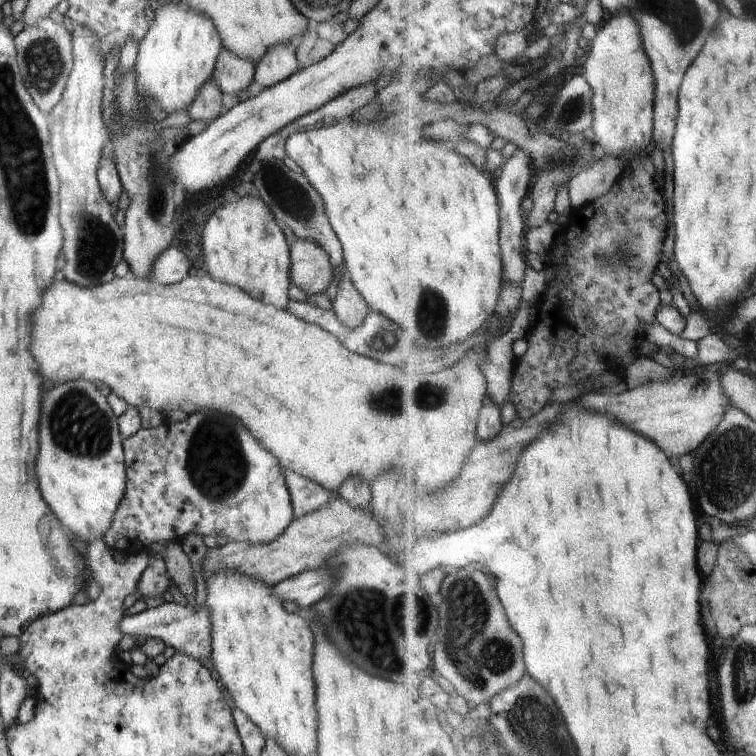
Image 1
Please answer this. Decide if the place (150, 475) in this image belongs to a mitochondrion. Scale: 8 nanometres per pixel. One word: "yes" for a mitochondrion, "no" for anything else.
no

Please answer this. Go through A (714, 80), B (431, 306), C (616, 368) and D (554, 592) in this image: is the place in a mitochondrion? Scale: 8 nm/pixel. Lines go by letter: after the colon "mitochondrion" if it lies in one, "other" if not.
A: other
B: mitochondrion
C: other
D: other

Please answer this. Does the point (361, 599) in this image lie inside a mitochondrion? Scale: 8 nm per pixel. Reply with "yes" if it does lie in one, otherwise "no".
yes

